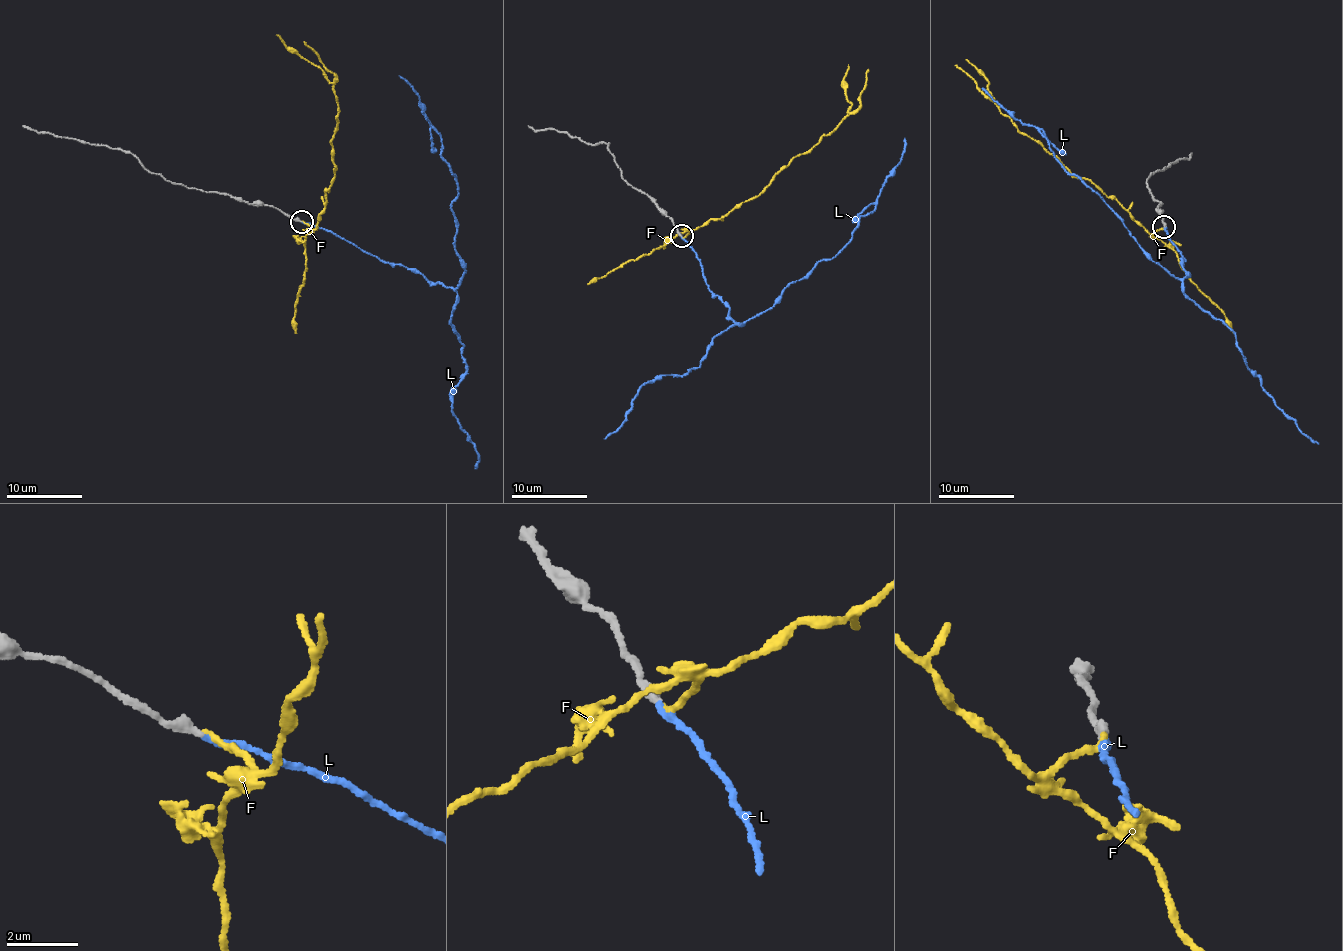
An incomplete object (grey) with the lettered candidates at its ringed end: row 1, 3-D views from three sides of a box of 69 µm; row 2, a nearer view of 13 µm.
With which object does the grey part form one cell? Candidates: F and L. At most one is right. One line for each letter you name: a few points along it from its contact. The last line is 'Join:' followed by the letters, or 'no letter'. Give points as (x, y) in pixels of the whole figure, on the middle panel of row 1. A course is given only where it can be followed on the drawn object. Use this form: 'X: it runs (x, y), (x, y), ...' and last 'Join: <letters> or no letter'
L: it runs (682, 235), (734, 323), (746, 322), (851, 240), (859, 217), (871, 213), (881, 184), (897, 164), (905, 138)
Join: L

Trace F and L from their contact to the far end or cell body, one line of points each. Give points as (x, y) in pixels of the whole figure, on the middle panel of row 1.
F: (681, 237), (762, 192), (790, 161), (832, 132), (848, 114), (851, 106), (843, 79), (847, 65)
L: (682, 235), (734, 323), (746, 322), (851, 240), (859, 217), (871, 213), (881, 184), (897, 164), (905, 138)

